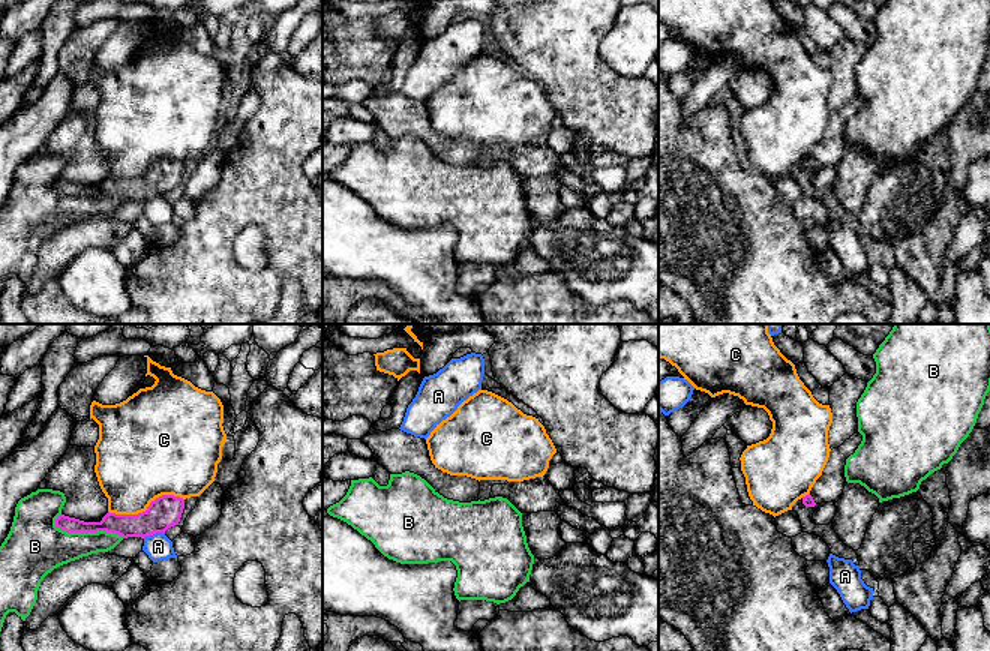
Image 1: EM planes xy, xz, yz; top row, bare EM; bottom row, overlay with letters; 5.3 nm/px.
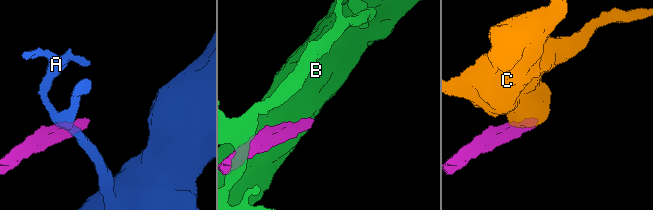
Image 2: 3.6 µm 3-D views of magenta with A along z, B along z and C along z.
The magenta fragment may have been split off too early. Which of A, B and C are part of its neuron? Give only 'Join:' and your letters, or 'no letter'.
Join: no letter

